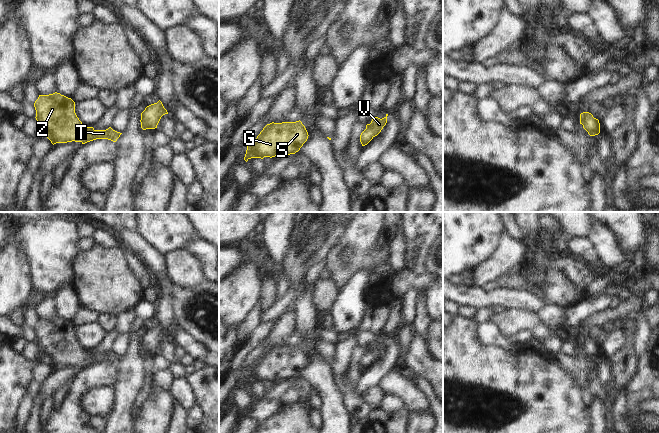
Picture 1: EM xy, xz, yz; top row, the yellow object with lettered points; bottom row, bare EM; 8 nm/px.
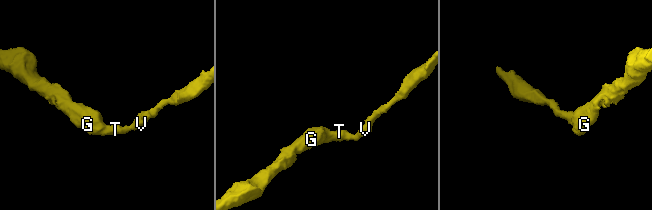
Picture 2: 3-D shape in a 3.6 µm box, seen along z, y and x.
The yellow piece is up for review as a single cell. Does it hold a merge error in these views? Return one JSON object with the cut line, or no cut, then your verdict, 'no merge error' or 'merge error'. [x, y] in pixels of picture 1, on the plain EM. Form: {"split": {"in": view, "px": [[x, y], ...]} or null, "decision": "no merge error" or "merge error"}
{"split": null, "decision": "no merge error"}

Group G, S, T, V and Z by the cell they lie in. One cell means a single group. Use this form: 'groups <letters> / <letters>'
groups G S T V Z

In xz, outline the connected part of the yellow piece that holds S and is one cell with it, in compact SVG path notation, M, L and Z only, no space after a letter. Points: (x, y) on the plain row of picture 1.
M302 346L267 348L257 362L247 370L244 384L251 382L288 380L300 374L308 363L308 356Z

